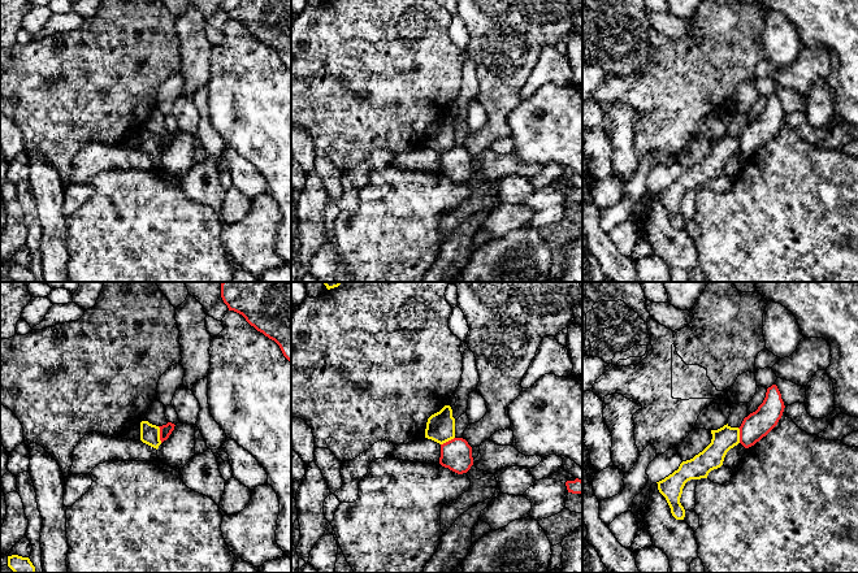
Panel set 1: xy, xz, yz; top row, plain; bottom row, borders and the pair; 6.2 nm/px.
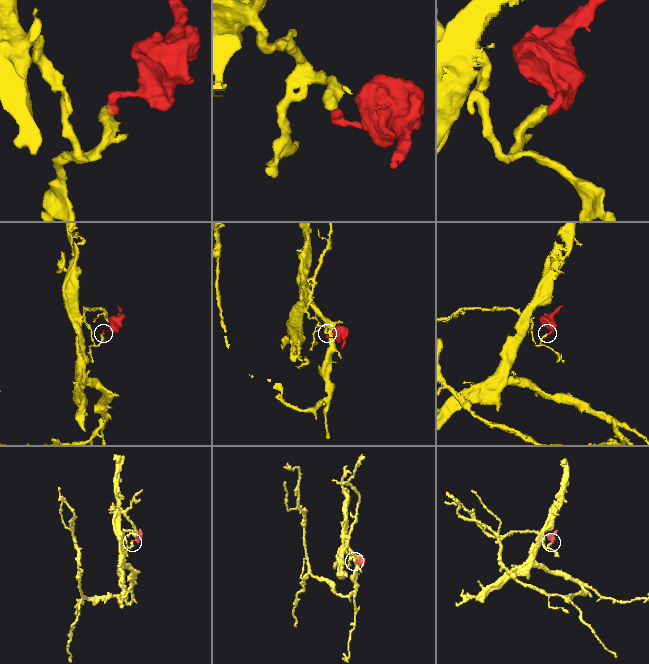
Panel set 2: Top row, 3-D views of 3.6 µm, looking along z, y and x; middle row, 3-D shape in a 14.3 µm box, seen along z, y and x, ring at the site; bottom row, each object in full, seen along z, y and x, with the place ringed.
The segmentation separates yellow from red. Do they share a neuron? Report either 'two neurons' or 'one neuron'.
two neurons

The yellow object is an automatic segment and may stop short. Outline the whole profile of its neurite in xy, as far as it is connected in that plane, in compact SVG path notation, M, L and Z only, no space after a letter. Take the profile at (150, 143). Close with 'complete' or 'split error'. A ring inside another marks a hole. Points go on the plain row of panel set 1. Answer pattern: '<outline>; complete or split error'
M148 130L140 131L140 149L153 157L159 157L160 149L160 136L150 133Z; complete

